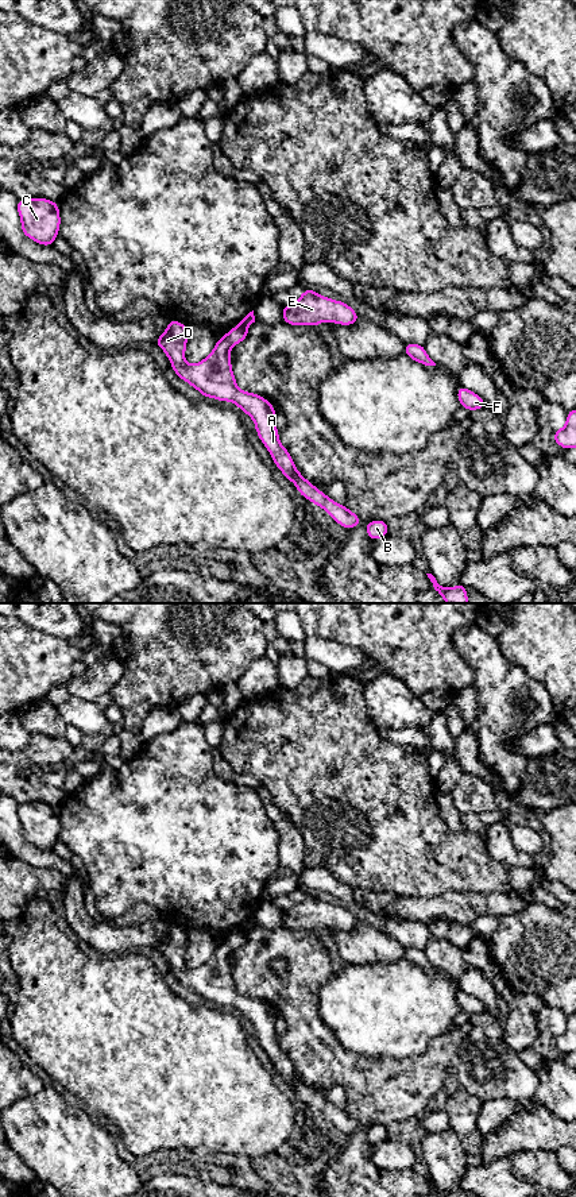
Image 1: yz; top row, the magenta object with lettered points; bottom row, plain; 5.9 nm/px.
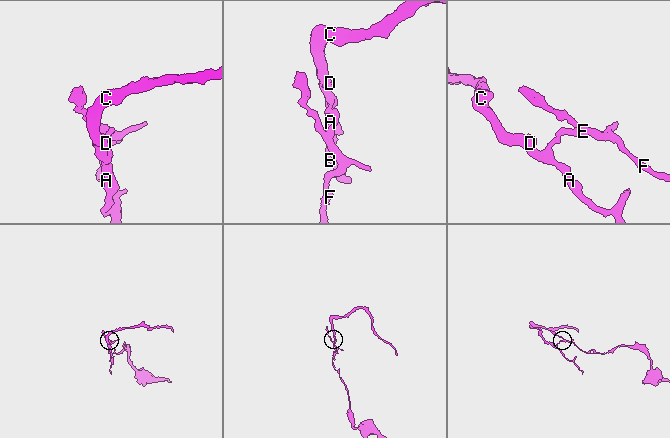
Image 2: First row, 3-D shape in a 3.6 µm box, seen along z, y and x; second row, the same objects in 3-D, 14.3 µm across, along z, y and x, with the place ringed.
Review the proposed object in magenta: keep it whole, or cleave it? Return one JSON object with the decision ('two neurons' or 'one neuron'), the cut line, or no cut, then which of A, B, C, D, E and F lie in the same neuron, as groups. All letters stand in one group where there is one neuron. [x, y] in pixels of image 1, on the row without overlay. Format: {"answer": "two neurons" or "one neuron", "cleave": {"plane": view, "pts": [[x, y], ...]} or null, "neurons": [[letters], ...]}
{"answer": "two neurons", "cleave": {"plane": "yz", "pts": [[240, 929], [248, 930]]}, "neurons": [["A", "B", "C", "D"], ["E", "F"]]}

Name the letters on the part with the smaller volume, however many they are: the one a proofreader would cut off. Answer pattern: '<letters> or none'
A, B, C, D

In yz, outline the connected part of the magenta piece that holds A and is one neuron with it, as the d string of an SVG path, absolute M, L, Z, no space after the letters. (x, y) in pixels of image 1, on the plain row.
M170 924L166 935L154 947L167 959L174 977L182 985L197 993L202 1001L210 1001L221 1007L231 1005L252 1023L256 1038L270 1057L275 1070L282 1076L287 1085L295 1089L302 1101L322 1112L347 1135L363 1128L363 1125L347 1111L341 1111L332 1105L299 1078L293 1062L279 1046L279 1036L275 1031L274 1009L259 999L241 996L237 992L229 955L237 947L247 943L248 931L250 930L233 931L216 946L209 961L196 969L188 969L185 966L188 934L182 927Z

